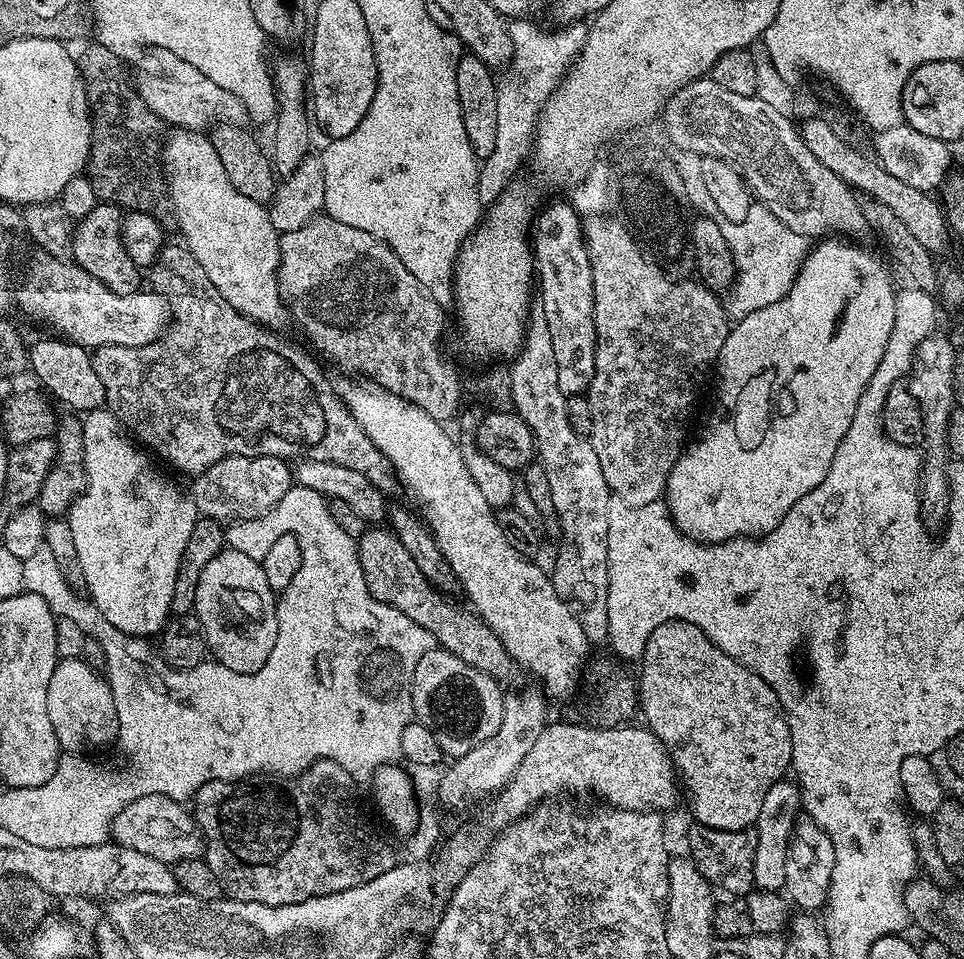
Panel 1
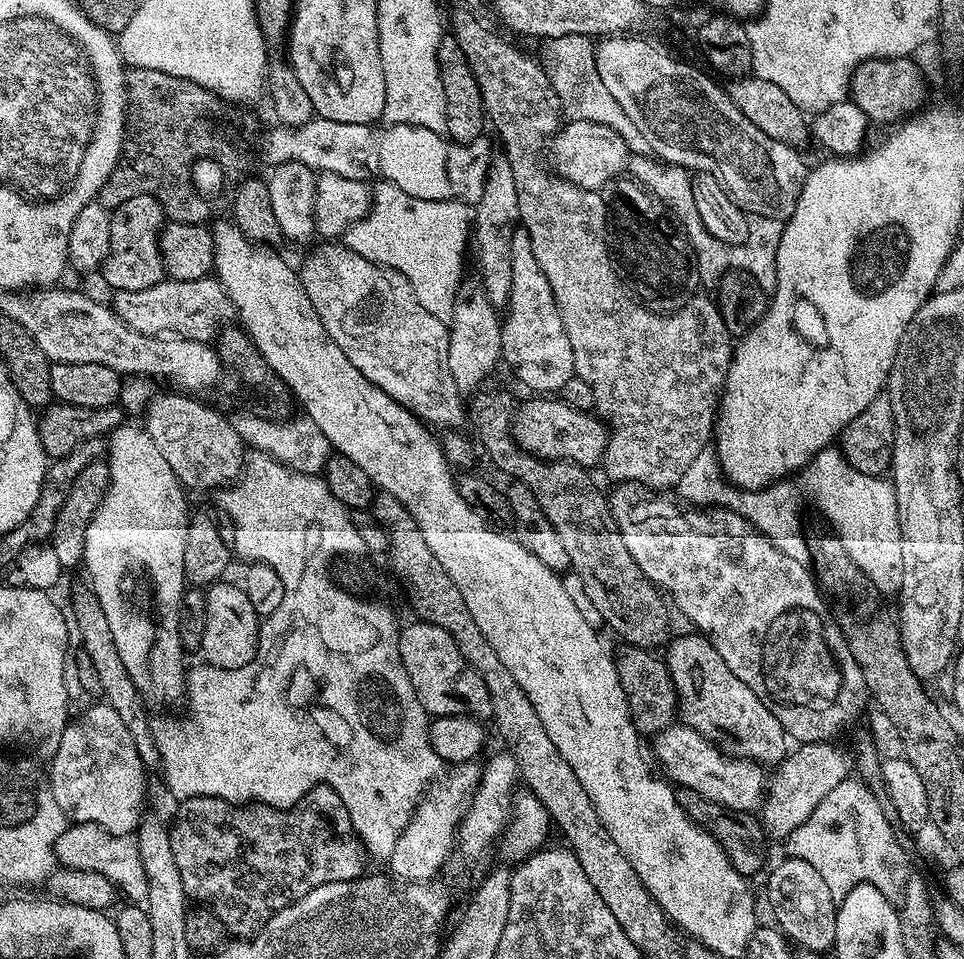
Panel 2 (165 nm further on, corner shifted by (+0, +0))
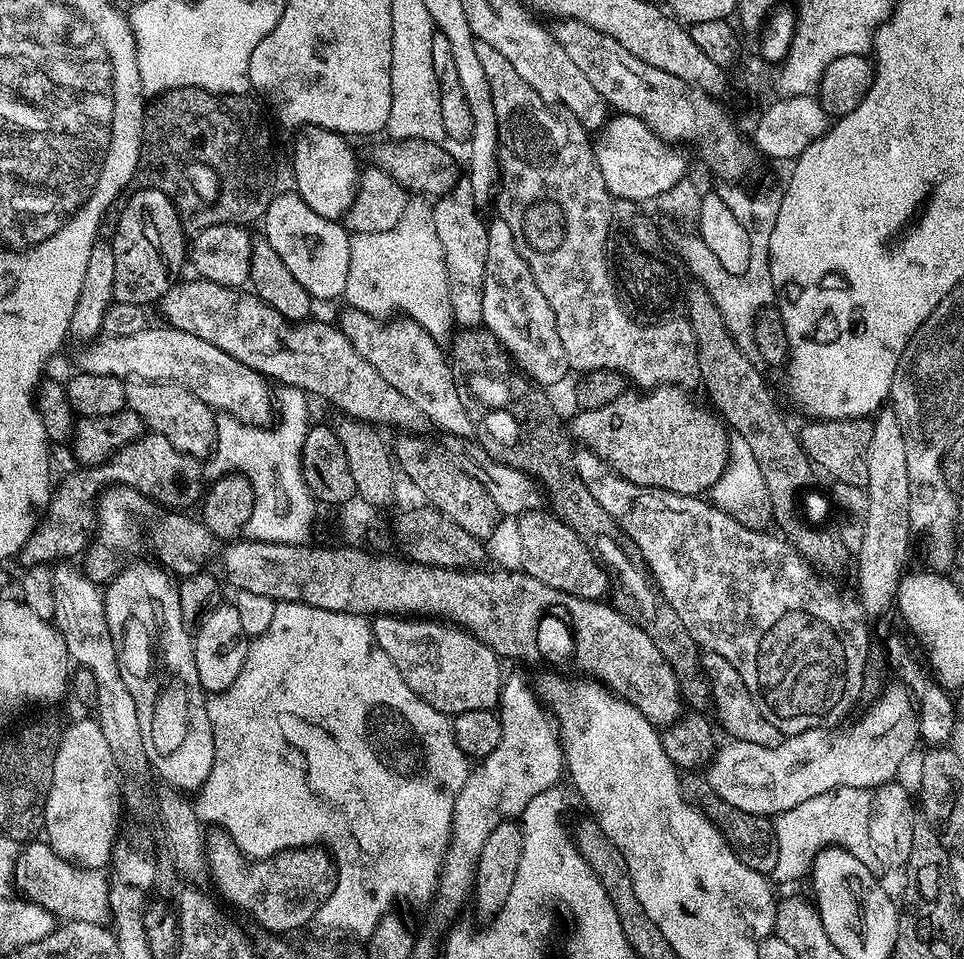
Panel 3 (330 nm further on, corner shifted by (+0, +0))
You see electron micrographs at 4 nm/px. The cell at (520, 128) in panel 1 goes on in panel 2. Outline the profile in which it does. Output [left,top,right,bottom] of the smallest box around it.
[544,34,653,156]

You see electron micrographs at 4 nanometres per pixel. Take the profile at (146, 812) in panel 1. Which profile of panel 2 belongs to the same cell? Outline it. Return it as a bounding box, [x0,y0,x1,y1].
[54,823,148,902]

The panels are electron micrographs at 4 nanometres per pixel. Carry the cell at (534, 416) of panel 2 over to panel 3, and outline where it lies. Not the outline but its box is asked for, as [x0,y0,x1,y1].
[572,386,730,496]

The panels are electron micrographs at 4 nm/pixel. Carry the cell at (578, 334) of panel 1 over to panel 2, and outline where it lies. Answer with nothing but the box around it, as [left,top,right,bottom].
[500,226,574,394]

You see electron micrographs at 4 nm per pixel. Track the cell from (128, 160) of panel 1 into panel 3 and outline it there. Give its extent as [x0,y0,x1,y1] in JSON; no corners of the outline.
[138,88,274,234]

